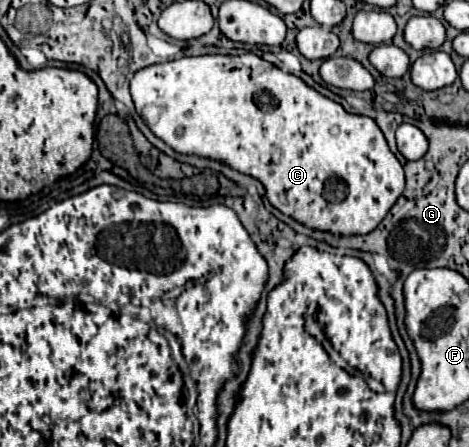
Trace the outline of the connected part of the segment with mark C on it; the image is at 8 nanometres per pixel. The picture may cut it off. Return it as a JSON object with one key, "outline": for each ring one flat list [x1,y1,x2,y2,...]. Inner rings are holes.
{"outline":[[253,53,181,57,151,65,135,73,131,79,131,95,137,113,169,147,179,153,219,159,259,179,273,207,313,229,365,235,381,223,405,187,403,167,371,117,347,113,339,103,317,93,297,75,281,71],[273,153,281,153,279,163,273,163],[279,193,285,193,281,207]]}

